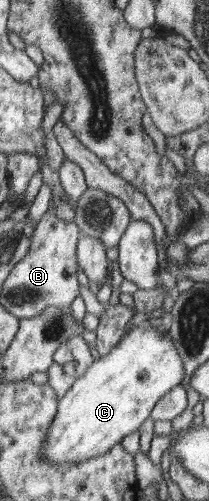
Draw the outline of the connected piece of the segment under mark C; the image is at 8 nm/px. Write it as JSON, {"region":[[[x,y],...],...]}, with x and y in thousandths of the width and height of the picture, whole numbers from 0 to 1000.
{"region":[[[689,645],[646,653],[531,705],[459,713],[354,770],[278,798],[206,916],[254,924],[388,924],[526,902],[722,830],[742,808],[885,754],[876,719],[804,665]]]}

